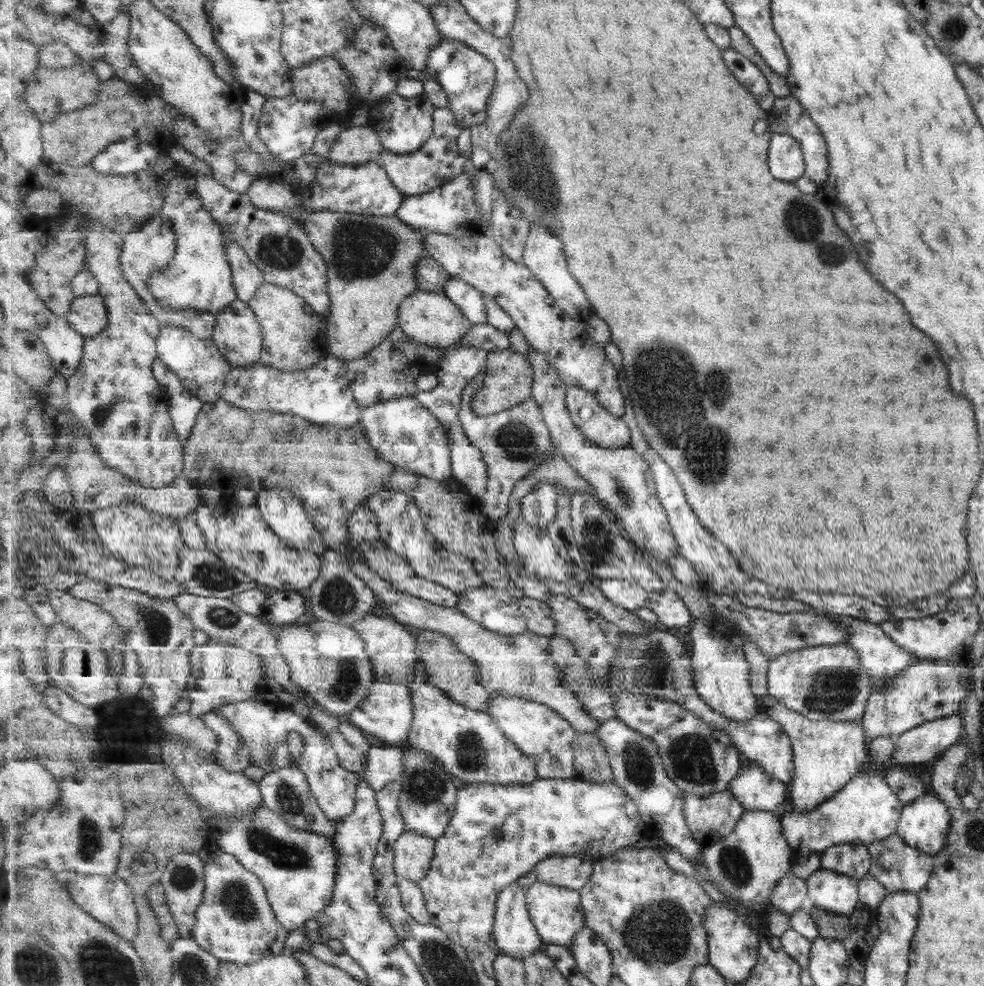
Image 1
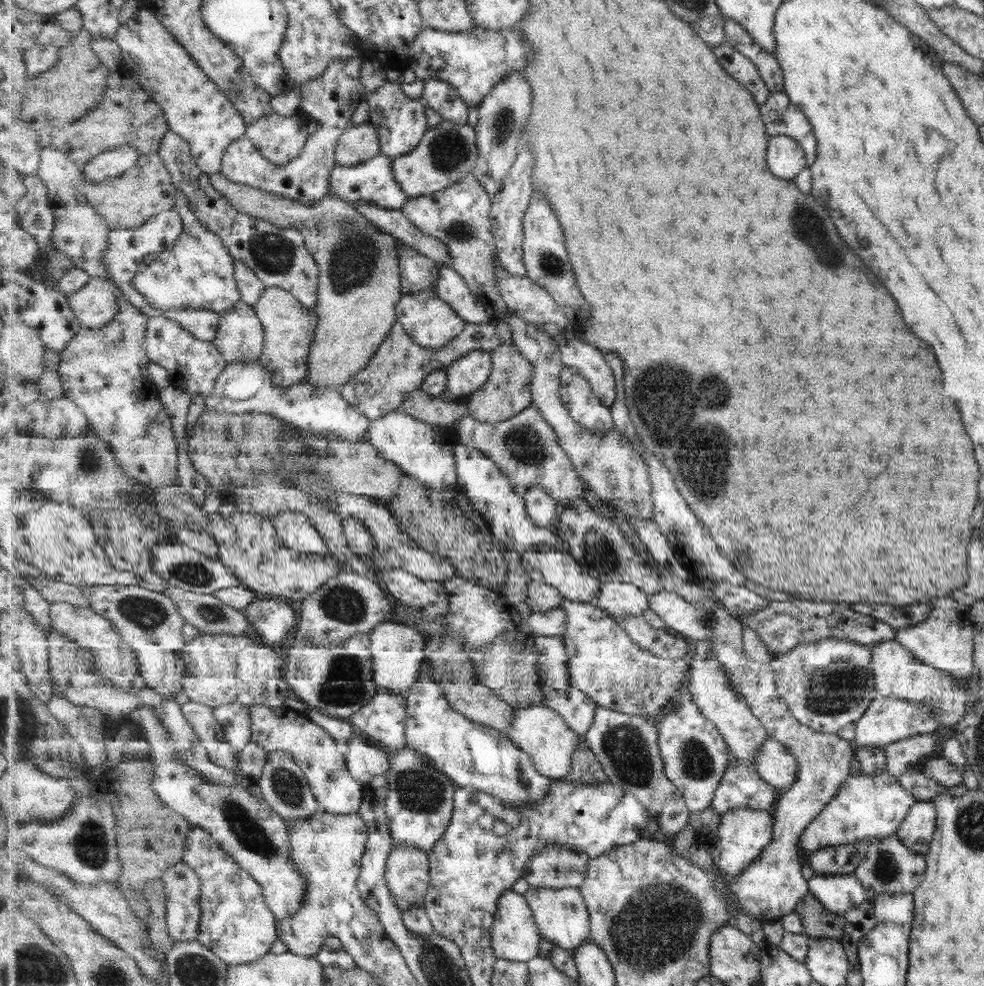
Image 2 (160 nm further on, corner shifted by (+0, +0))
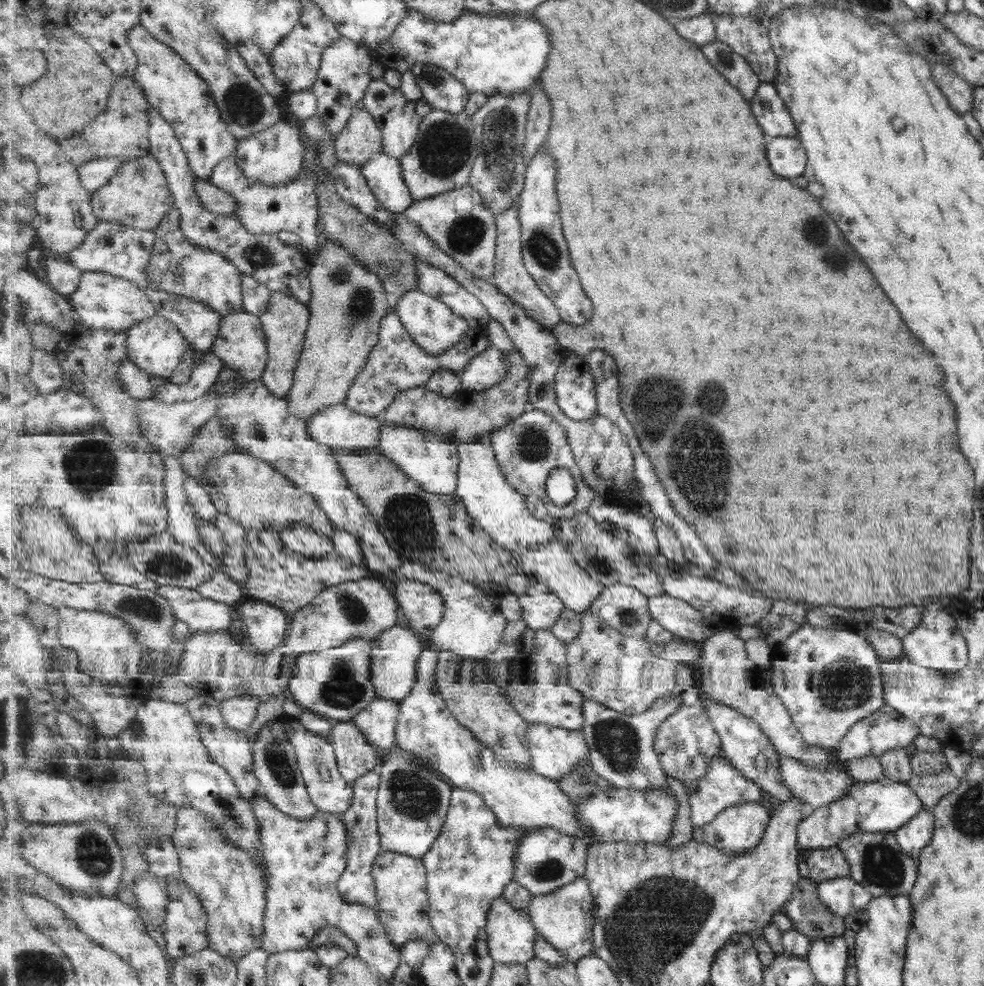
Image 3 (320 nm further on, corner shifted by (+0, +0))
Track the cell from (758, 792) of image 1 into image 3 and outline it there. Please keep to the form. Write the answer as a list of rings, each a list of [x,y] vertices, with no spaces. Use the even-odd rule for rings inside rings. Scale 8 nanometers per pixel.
[[[719,756],[711,760],[708,773],[698,780],[698,791],[688,794],[691,805],[691,822],[695,827],[708,825],[725,809],[742,802],[763,802],[764,790],[756,782],[741,774],[725,757]]]

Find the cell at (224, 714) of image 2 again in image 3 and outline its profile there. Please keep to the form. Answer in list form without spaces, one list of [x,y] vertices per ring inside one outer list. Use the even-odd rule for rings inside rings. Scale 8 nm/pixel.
[[[237,696],[221,703],[225,722],[234,731],[241,732],[251,727],[257,718],[260,702],[257,696]]]

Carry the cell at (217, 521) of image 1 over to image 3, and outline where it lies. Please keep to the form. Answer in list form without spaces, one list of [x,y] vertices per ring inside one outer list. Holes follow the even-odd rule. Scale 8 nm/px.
[[[255,528],[247,530],[246,537],[246,565],[249,569],[246,588],[249,594],[259,601],[279,607],[290,615],[312,604],[324,590],[332,586],[374,576],[366,565],[353,564],[337,552],[331,556],[315,558],[291,550],[278,531]]]

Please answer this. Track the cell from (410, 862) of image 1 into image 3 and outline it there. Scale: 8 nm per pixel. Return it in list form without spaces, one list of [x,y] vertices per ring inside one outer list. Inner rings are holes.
[[[385,851],[374,860],[372,875],[375,877],[380,921],[388,931],[389,940],[399,949],[410,940],[426,940],[432,947],[437,939],[430,922],[428,896],[428,870],[423,859],[408,854]]]

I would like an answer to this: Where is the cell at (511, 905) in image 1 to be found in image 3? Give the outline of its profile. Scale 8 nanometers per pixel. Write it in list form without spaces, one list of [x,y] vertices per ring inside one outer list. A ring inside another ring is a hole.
[[[503,896],[488,912],[488,947],[494,962],[526,964],[536,957],[536,926],[528,911],[517,910]]]

